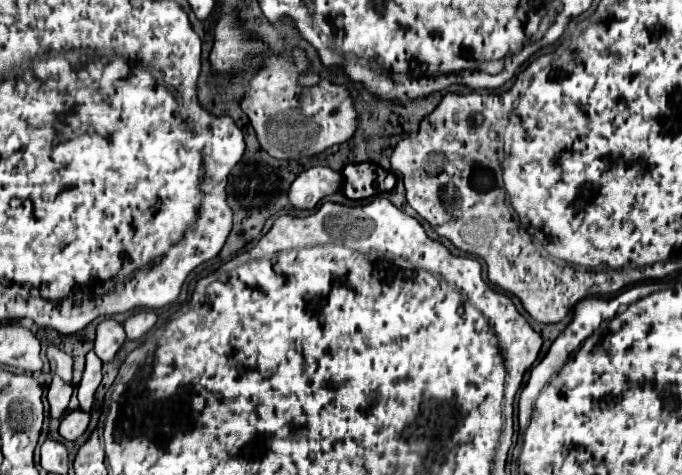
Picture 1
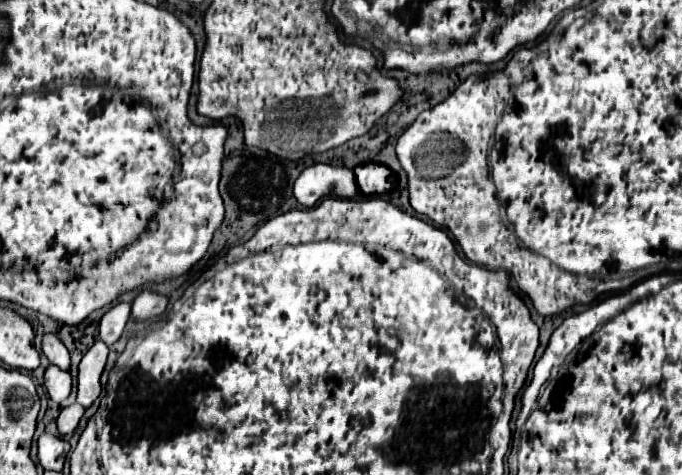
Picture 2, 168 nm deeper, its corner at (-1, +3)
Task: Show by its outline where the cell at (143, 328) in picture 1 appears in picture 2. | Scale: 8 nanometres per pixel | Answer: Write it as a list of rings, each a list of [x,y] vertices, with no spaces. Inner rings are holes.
[[[143,290],[137,294],[135,302],[133,302],[133,318],[135,320],[145,320],[149,316],[159,316],[165,312],[167,308],[167,296],[151,292],[151,290]]]

